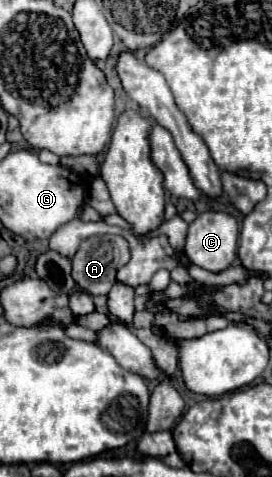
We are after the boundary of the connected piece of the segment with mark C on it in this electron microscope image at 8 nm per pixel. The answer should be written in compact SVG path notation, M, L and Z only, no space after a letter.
M205 210L189 224L185 256L205 270L219 272L233 262L237 238L239 224L235 216L219 210Z

